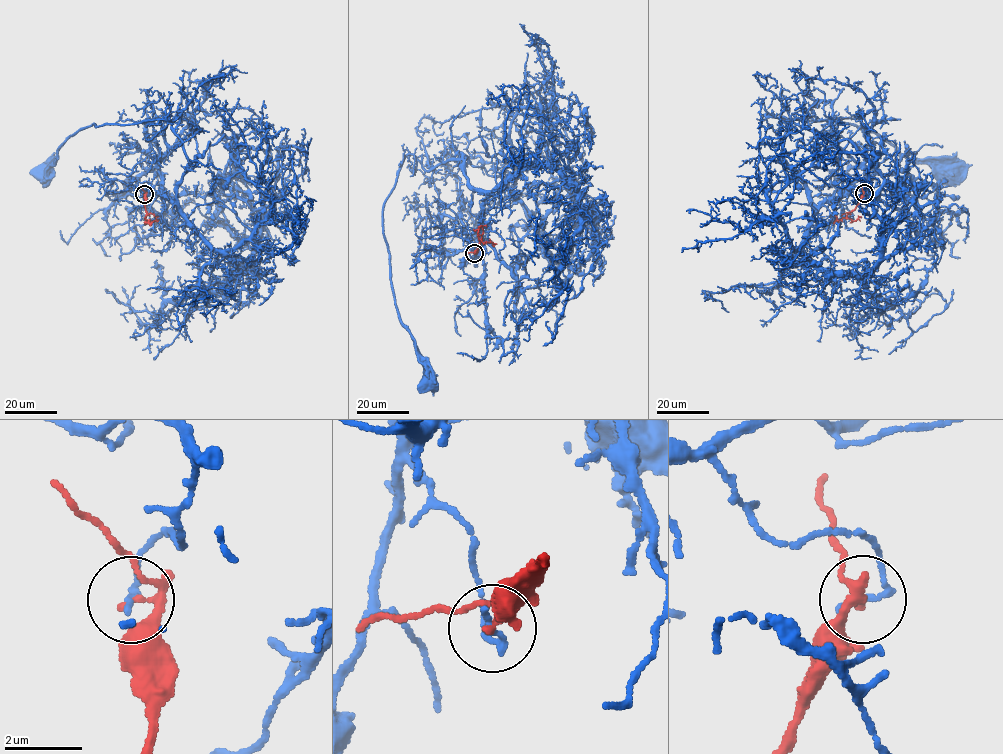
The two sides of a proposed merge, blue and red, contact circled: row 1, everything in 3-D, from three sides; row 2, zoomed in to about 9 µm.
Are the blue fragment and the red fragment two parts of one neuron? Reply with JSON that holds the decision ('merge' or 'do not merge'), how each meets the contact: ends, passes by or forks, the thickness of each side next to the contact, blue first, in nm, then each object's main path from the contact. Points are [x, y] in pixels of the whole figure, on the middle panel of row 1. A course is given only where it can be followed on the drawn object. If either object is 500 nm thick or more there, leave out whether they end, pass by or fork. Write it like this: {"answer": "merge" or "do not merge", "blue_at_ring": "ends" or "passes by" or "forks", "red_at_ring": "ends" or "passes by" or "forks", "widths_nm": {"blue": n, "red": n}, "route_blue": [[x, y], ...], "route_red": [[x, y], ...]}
{"answer": "do not merge", "blue_at_ring": "ends", "red_at_ring": "forks", "widths_nm": {"blue": 170, "red": 120}, "route_blue": [[474, 253], [468, 234], [486, 196], [456, 160], [426, 170], [408, 154], [383, 237], [428, 380]], "route_red": [[474, 253], [479, 239], [495, 244]]}

